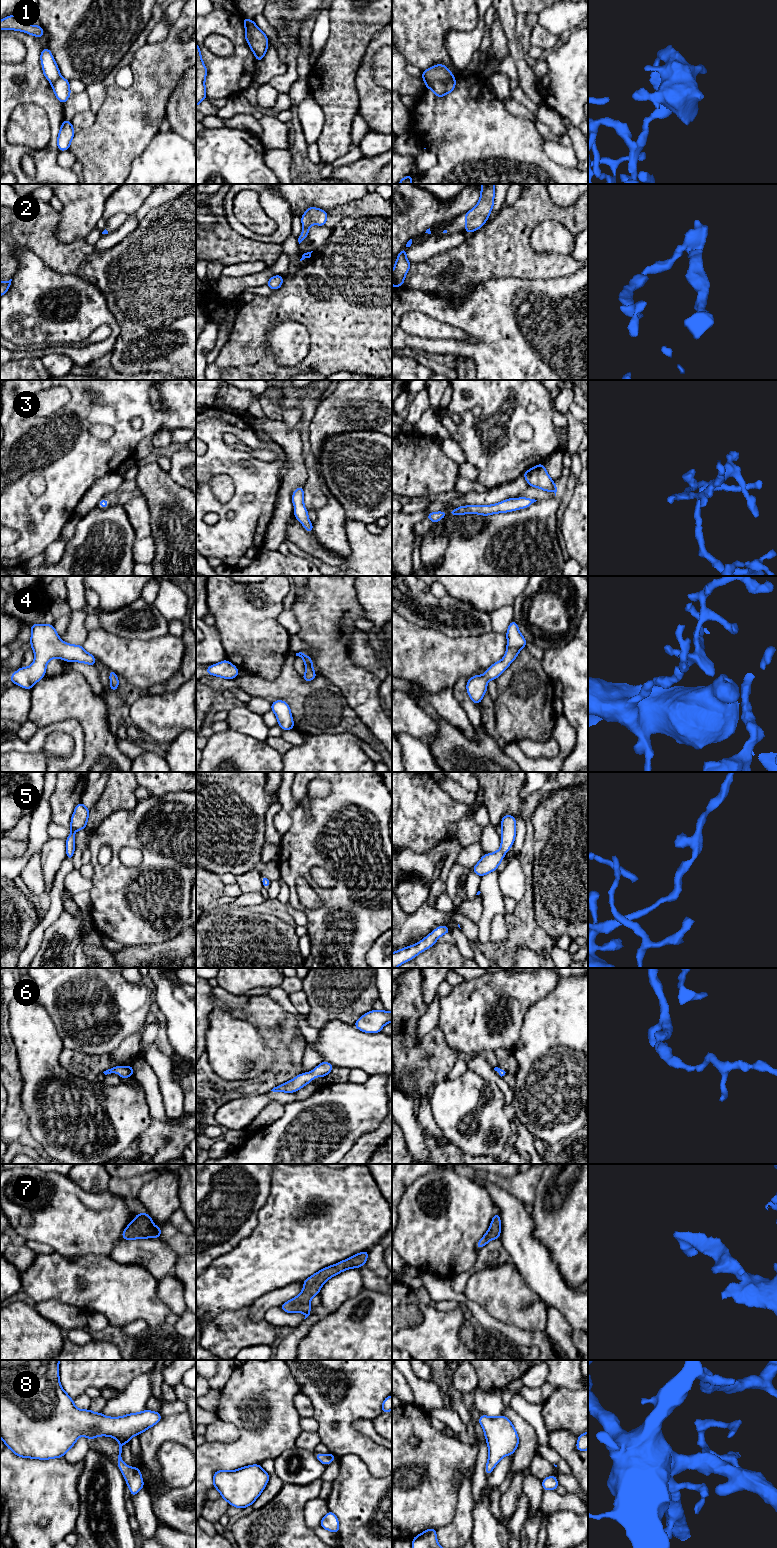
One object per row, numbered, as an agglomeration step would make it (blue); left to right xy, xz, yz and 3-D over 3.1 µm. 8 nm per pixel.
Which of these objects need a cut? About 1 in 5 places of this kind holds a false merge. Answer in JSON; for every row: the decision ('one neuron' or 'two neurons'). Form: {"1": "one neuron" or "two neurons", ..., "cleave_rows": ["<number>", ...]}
{"1": "two neurons", "2": "one neuron", "3": "one neuron", "4": "one neuron", "5": "one neuron", "6": "one neuron", "7": "one neuron", "8": "one neuron", "cleave_rows": ["1"]}

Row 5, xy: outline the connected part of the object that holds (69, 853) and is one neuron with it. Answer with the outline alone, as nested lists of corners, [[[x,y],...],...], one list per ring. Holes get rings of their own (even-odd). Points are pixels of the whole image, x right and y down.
[[[79,802],[74,810],[74,813],[71,818],[71,833],[68,838],[65,840],[67,845],[66,857],[72,860],[75,850],[75,831],[87,828],[87,820],[89,817],[89,809]]]

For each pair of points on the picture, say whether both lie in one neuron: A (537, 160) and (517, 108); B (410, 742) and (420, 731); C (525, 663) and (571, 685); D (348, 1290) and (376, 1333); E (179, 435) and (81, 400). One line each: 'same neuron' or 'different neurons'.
A: different neurons
B: different neurons
C: different neurons
D: different neurons
E: different neurons

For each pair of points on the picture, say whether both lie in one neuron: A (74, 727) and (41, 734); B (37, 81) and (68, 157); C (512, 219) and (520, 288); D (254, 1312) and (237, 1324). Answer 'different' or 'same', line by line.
A: same
B: different
C: different
D: different

